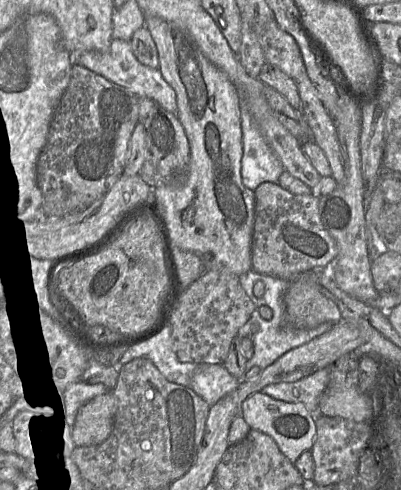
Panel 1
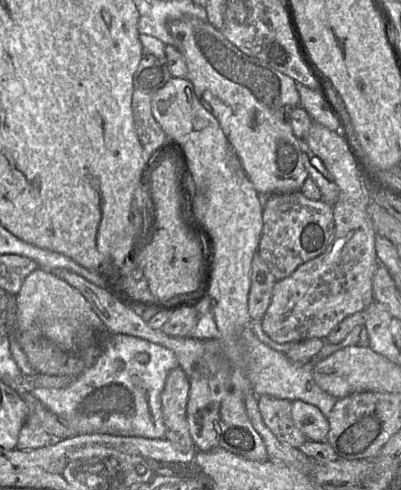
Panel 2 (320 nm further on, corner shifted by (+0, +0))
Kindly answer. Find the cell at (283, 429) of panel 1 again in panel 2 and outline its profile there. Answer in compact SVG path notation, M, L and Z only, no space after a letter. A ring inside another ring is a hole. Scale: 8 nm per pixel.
M300 400L291 401L291 416L295 426L310 441L326 441L328 418L314 405Z

